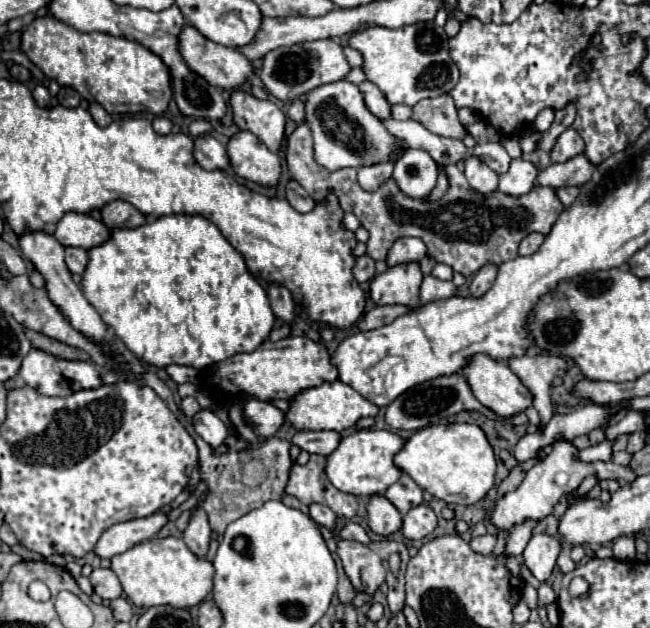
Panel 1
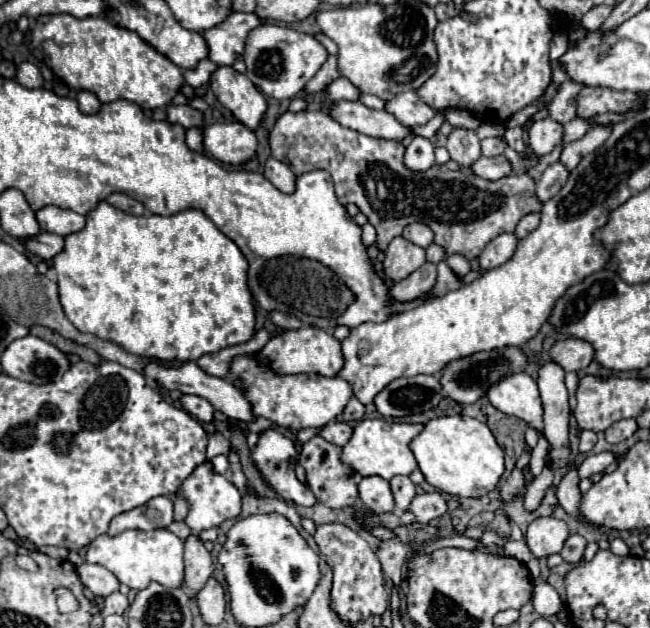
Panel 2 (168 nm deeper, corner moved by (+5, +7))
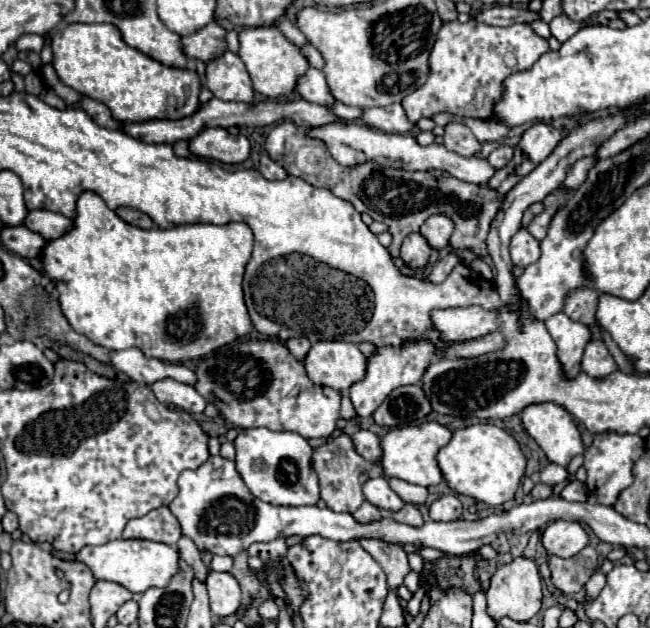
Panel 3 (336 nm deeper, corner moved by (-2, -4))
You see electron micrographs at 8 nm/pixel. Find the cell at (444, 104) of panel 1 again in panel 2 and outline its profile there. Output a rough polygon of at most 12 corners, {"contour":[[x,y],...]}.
{"contour":[[415,91],[399,93],[385,103],[399,123],[425,125],[435,109]]}

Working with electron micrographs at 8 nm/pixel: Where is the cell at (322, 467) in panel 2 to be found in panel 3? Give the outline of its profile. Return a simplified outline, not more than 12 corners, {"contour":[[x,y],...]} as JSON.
{"contour":[[340,432],[314,448],[320,496],[356,512],[372,462]]}

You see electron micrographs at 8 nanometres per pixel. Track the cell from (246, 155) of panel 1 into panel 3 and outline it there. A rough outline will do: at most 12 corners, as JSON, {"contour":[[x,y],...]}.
{"contour":[[208,128],[190,140],[198,158],[242,164],[250,142],[224,128]]}

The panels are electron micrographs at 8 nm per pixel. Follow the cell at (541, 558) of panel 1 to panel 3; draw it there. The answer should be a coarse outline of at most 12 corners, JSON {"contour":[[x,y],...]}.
{"contour":[[556,520],[542,532],[548,556],[572,558],[588,546],[578,522]]}

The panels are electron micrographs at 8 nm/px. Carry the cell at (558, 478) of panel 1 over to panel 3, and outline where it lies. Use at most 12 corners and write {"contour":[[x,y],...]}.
{"contour":[[556,314],[546,322],[564,378],[580,374],[590,340],[584,324]]}

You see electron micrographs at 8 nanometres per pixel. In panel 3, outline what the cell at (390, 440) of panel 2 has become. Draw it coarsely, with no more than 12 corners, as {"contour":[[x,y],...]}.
{"contour":[[438,422],[380,438],[382,476],[440,484],[436,452],[452,438]]}

